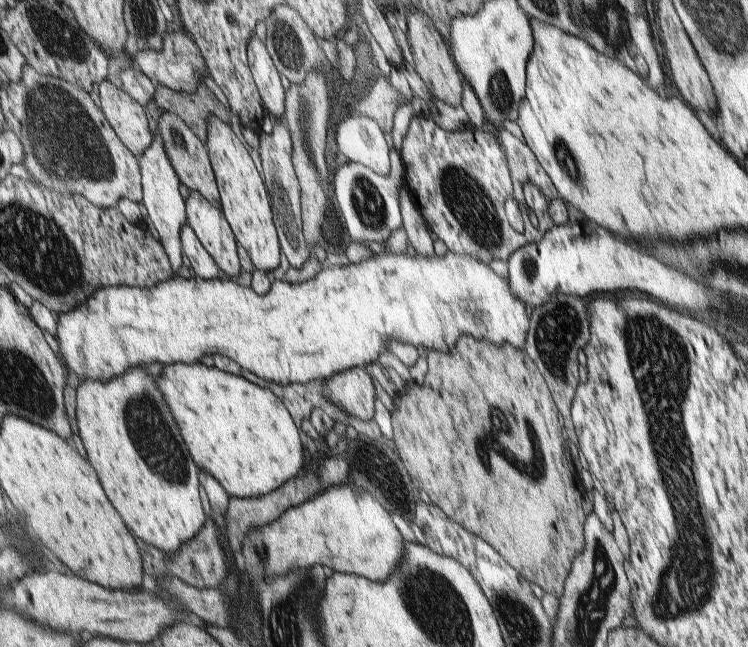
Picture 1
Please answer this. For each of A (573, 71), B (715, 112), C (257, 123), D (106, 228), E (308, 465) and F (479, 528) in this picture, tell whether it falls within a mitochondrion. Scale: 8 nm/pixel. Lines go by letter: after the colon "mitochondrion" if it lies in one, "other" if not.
A: other
B: other
C: other
D: other
E: other
F: other

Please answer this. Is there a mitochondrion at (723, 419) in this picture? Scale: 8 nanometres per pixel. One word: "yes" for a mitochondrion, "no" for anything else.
no

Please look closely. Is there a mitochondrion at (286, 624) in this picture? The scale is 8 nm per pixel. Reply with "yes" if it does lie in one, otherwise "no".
yes

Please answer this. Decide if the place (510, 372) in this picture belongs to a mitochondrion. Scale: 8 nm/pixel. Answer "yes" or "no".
no

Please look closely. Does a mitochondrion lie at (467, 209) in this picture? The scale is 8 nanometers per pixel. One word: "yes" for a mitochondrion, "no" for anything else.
yes

